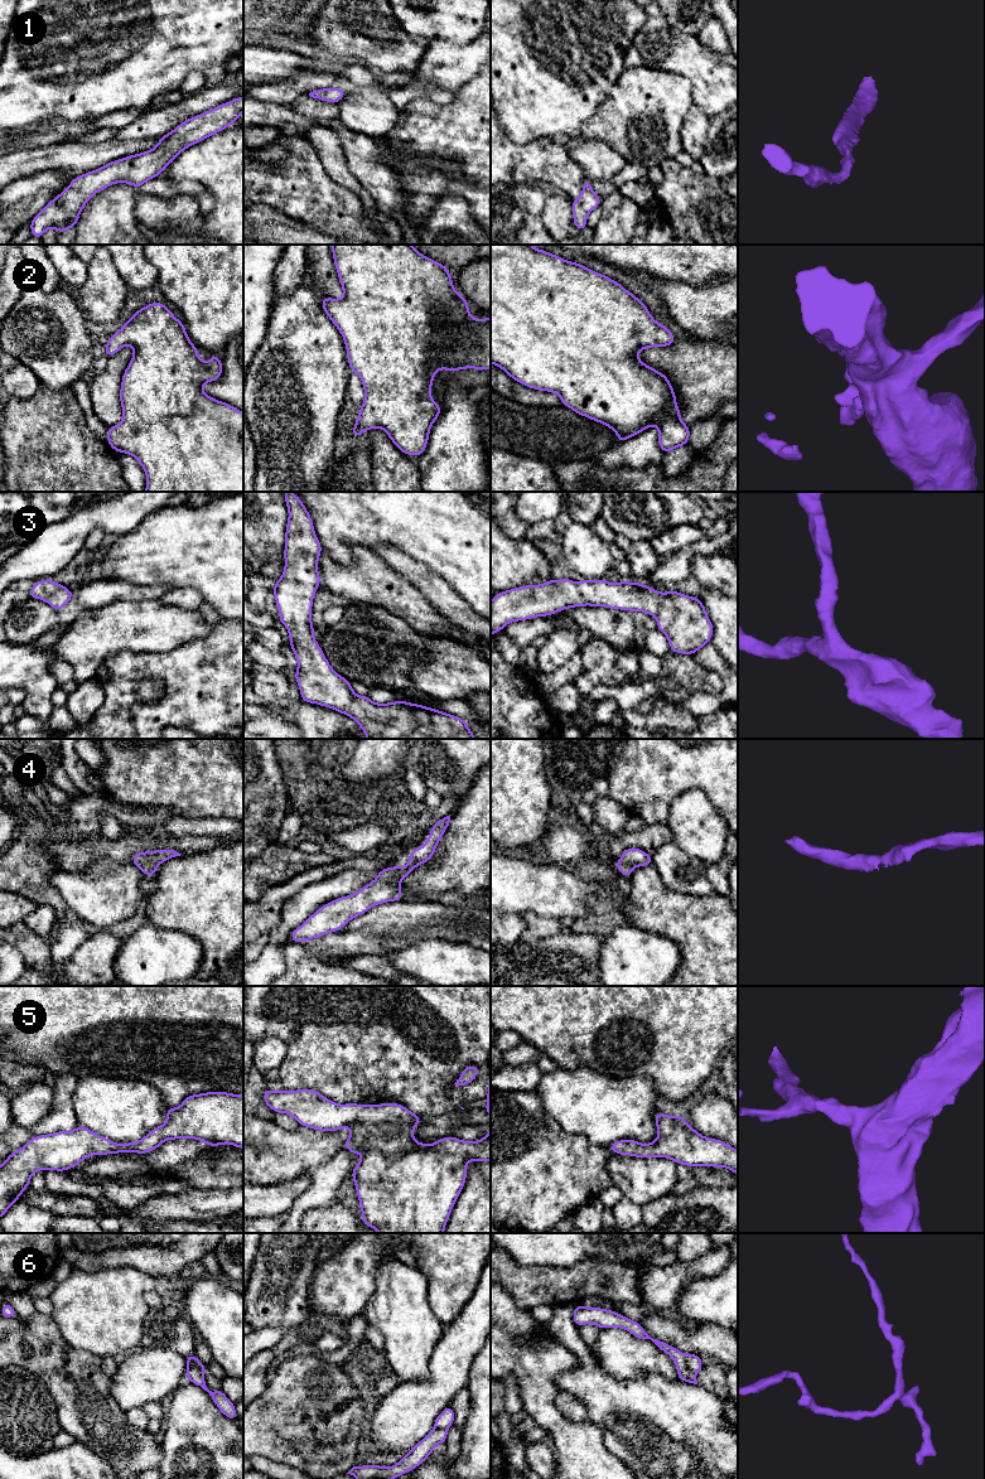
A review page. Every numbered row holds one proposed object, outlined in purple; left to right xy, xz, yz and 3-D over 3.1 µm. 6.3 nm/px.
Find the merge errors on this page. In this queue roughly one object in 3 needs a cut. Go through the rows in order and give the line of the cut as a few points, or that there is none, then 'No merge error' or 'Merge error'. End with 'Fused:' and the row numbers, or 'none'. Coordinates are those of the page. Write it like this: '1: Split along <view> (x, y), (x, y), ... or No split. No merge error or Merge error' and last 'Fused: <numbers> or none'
1: No split. No merge error
2: No split. No merge error
3: No split. No merge error
4: No split. No merge error
5: No split. No merge error
6: Split along yz (685, 1354), (685, 1363), (695, 1373). Merge error
Fused: 6

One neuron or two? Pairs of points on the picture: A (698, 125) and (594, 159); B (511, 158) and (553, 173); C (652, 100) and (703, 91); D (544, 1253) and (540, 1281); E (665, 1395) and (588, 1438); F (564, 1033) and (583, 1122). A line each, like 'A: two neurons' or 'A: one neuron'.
A: two neurons
B: one neuron
C: two neurons
D: two neurons
E: two neurons
F: two neurons

